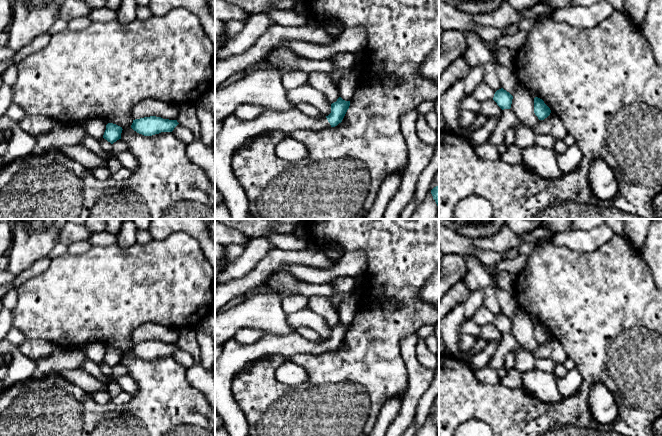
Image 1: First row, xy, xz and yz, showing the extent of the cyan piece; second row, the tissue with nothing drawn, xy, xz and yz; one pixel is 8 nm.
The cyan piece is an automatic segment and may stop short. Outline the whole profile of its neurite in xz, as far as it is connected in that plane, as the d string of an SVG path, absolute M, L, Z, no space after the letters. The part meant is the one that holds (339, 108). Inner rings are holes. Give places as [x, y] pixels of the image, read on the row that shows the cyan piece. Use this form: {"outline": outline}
{"outline": "M341 97L331 104L331 113L322 119L313 119L294 108L287 111L274 111L265 109L262 106L243 104L222 121L221 133L215 138L215 190L217 190L228 210L230 219L253 219L249 211L249 202L245 190L236 179L232 170L232 155L245 141L252 136L268 131L282 131L292 133L296 130L319 131L328 127L335 127L342 122L350 101L345 101Z"}

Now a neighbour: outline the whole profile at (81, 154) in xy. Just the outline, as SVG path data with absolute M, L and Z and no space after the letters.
M82 144L62 146L61 148L55 148L54 150L57 150L67 157L77 161L88 170L107 165L105 159L99 157Z

